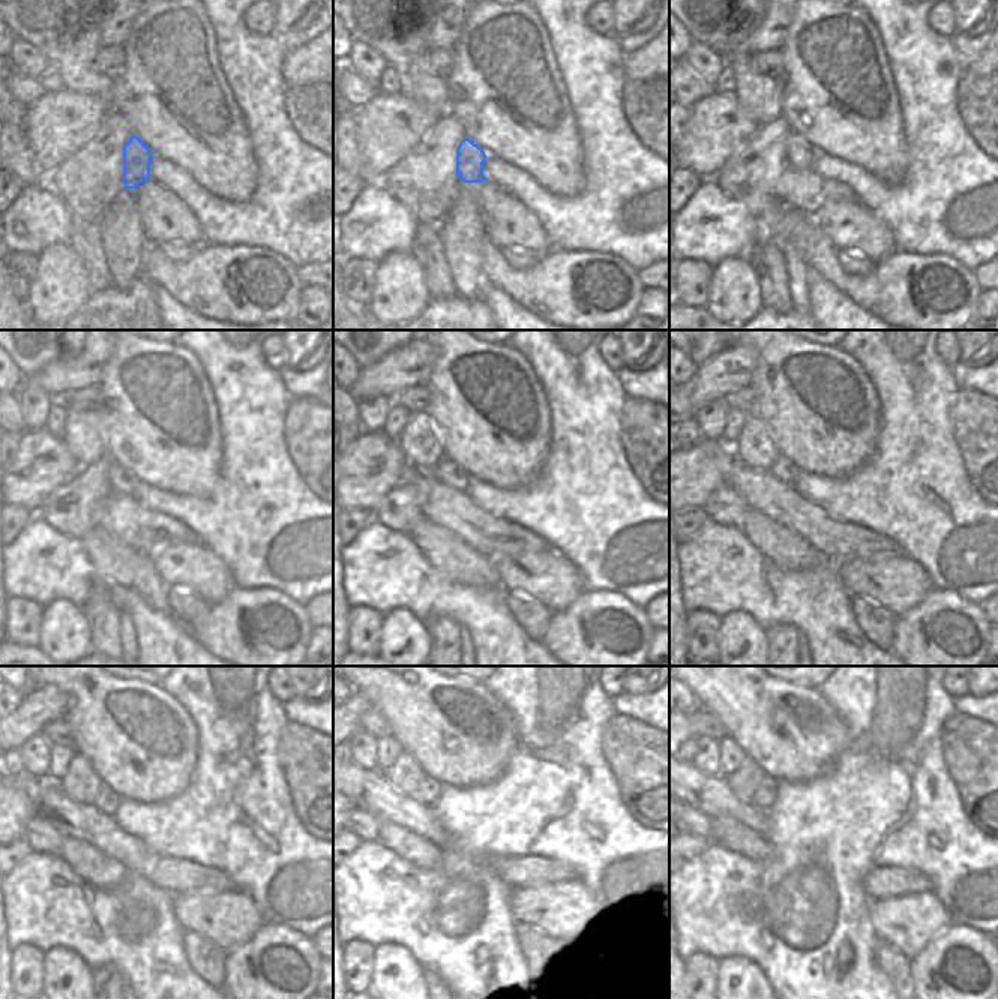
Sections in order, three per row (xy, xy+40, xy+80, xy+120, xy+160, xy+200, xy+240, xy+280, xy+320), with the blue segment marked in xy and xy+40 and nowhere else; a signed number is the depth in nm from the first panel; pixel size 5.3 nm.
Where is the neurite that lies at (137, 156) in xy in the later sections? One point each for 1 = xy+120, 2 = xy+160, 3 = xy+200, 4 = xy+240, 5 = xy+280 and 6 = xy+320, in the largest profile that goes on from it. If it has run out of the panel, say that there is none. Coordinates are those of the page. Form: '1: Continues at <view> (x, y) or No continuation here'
1: Continues at xy+120 (122, 480)
2: Continues at xy+160 (446, 471)
3: Continues at xy+200 (782, 470)
4: Continues at xy+240 (107, 801)
5: Continues at xy+280 (429, 792)
6: Continues at xy+320 (766, 794).

